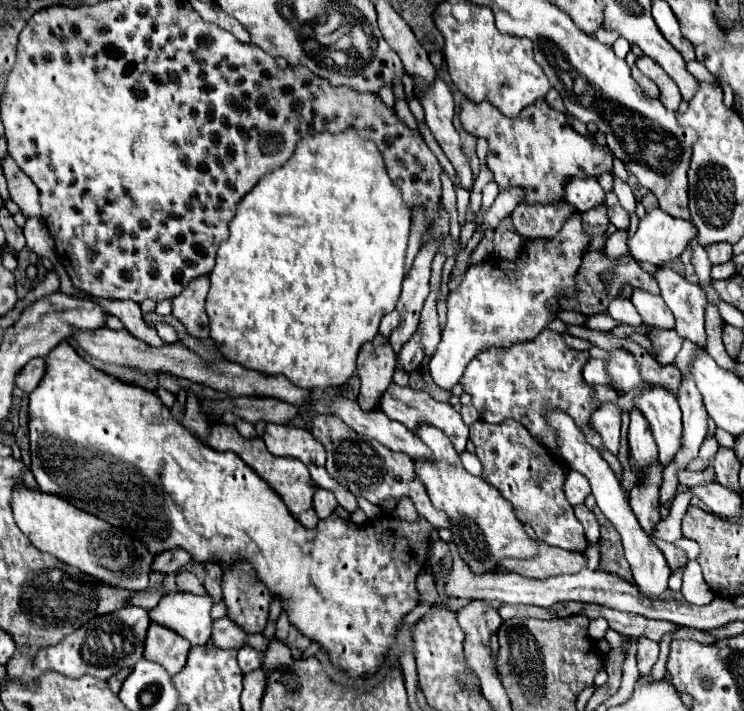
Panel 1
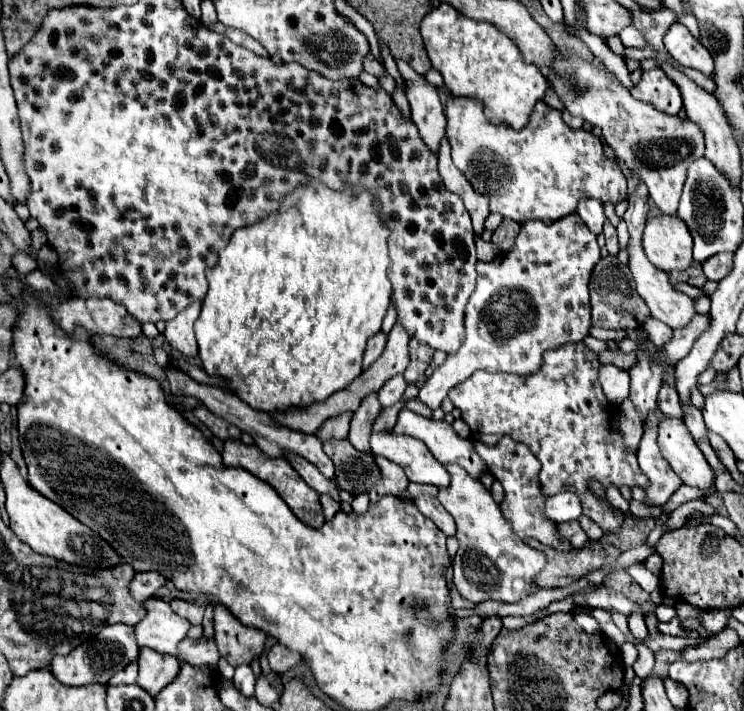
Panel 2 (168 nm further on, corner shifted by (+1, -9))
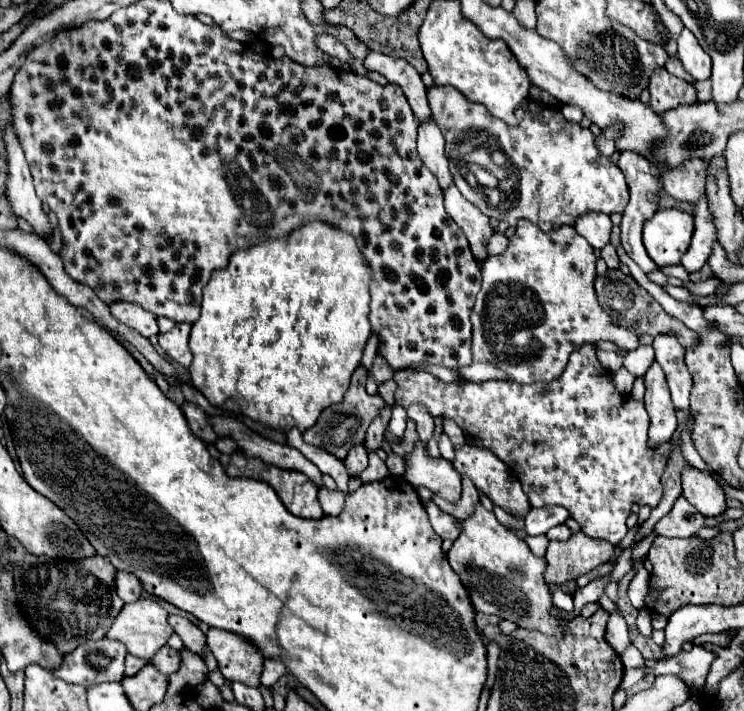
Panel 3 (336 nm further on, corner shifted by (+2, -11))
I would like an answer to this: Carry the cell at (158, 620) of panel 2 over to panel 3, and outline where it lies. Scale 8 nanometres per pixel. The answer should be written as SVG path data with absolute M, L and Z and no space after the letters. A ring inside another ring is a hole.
M140 598L132 604L122 606L120 614L114 618L110 630L106 632L106 638L122 642L132 656L140 656L140 658L150 660L154 656L154 652L158 652L158 648L162 648L172 634L172 628L166 618L168 618L168 612L158 602L154 602L150 598Z

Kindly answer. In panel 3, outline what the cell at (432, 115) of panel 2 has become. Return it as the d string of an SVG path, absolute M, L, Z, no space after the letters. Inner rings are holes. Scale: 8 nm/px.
M430 120L428 124L420 124L418 128L418 154L426 168L438 178L442 190L454 184L452 174L448 170L448 160L444 156L444 136L434 124L434 120Z

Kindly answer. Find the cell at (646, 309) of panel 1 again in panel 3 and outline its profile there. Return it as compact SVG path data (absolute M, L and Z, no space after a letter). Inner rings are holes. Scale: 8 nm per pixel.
M666 334L656 336L652 348L656 350L656 362L662 366L666 374L674 406L688 410L692 376L684 364L684 348L674 336L666 336Z

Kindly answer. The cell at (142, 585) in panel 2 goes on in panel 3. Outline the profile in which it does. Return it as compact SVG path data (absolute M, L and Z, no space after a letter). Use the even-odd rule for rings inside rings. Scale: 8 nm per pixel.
M116 572L114 574L116 592L124 602L134 602L142 596L142 584L140 580L130 572Z

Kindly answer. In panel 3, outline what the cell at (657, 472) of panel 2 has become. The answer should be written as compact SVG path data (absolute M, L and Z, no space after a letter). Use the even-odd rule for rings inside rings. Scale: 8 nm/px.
M652 364L644 374L646 396L644 404L650 414L650 444L658 446L672 438L678 422L674 414L674 404L670 400L670 392L666 388L666 378L660 364Z

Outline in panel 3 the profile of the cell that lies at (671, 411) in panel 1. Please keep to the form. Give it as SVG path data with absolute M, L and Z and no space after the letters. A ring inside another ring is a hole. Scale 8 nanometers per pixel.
M692 466L682 472L682 490L682 496L704 516L720 516L728 508L718 482Z

